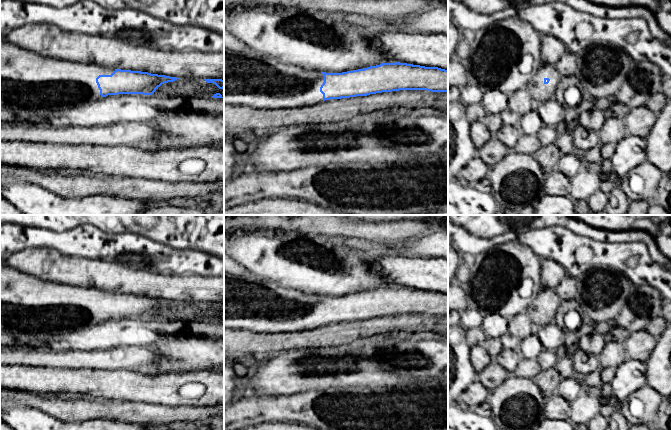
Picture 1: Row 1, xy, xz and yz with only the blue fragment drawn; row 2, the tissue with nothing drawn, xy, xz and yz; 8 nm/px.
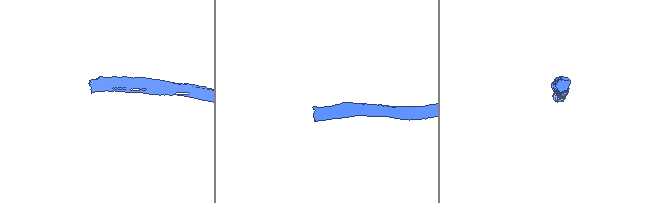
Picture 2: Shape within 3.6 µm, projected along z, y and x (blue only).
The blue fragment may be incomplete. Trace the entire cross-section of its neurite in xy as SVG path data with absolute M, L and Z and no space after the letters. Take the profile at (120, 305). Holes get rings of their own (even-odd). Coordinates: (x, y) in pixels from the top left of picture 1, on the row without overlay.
M0 264L0 329L6 329L10 331L20 331L26 332L30 334L39 334L39 333L47 333L51 331L61 331L66 330L68 327L71 329L76 329L83 325L97 325L101 321L106 321L108 319L118 319L118 318L143 318L143 319L152 319L158 311L160 311L164 307L173 306L179 302L170 301L165 299L151 298L148 296L141 295L131 295L131 294L121 294L121 293L113 293L110 291L104 291L102 289L96 288L85 288L80 286L68 285L63 283L56 283L52 281L46 281L29 275L27 273L23 273L22 271L15 269L6 264Z

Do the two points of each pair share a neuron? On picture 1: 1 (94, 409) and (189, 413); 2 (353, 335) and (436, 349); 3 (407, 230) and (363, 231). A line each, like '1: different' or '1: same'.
1: same
2: different
3: same

